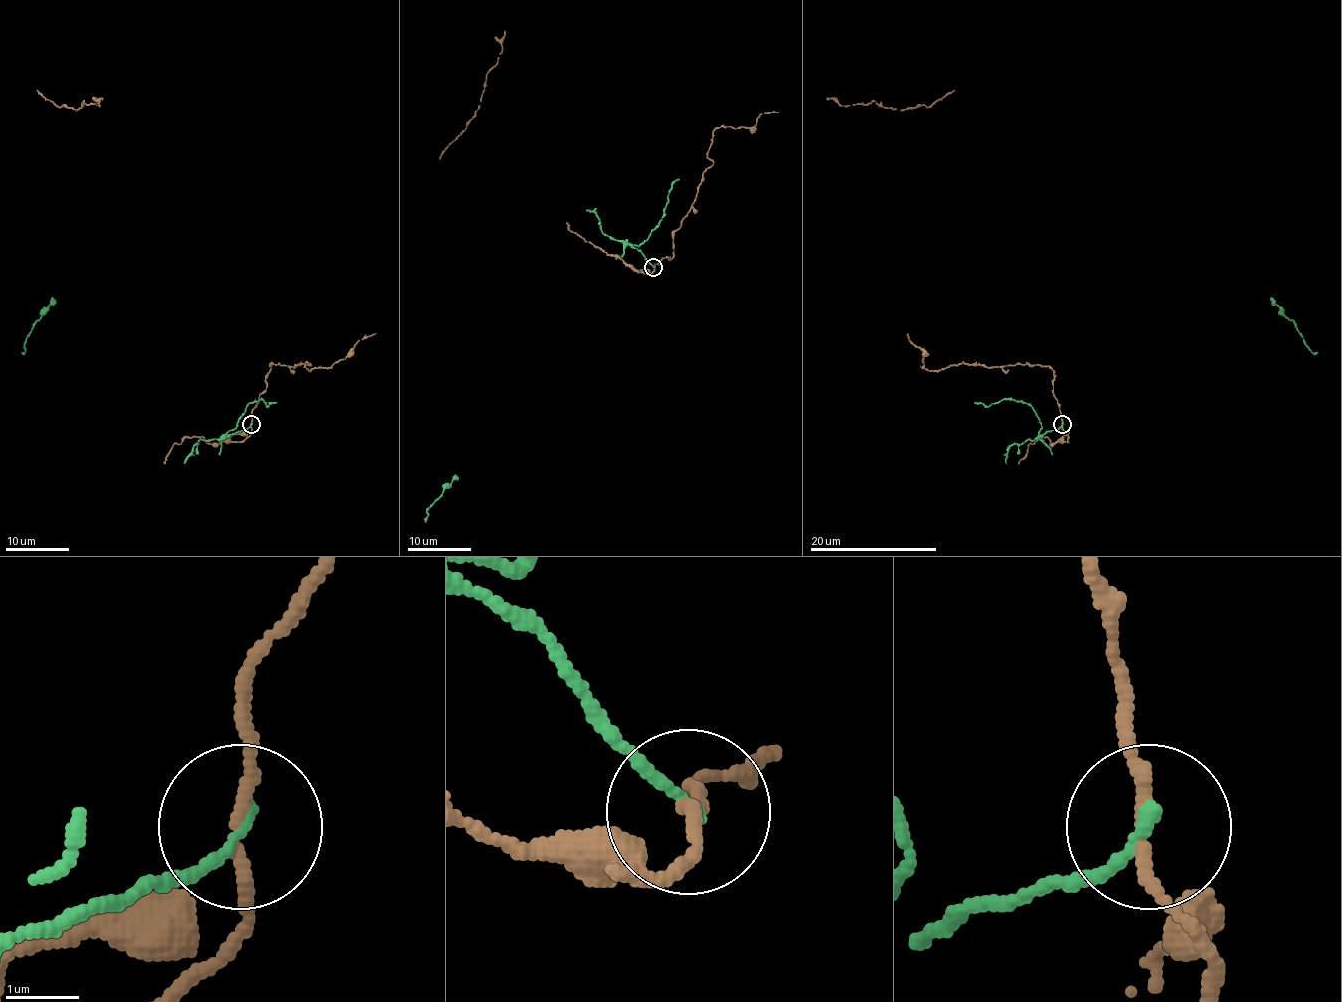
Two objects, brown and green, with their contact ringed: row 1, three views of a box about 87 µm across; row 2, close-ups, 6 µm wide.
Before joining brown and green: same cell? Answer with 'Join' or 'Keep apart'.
Keep apart

